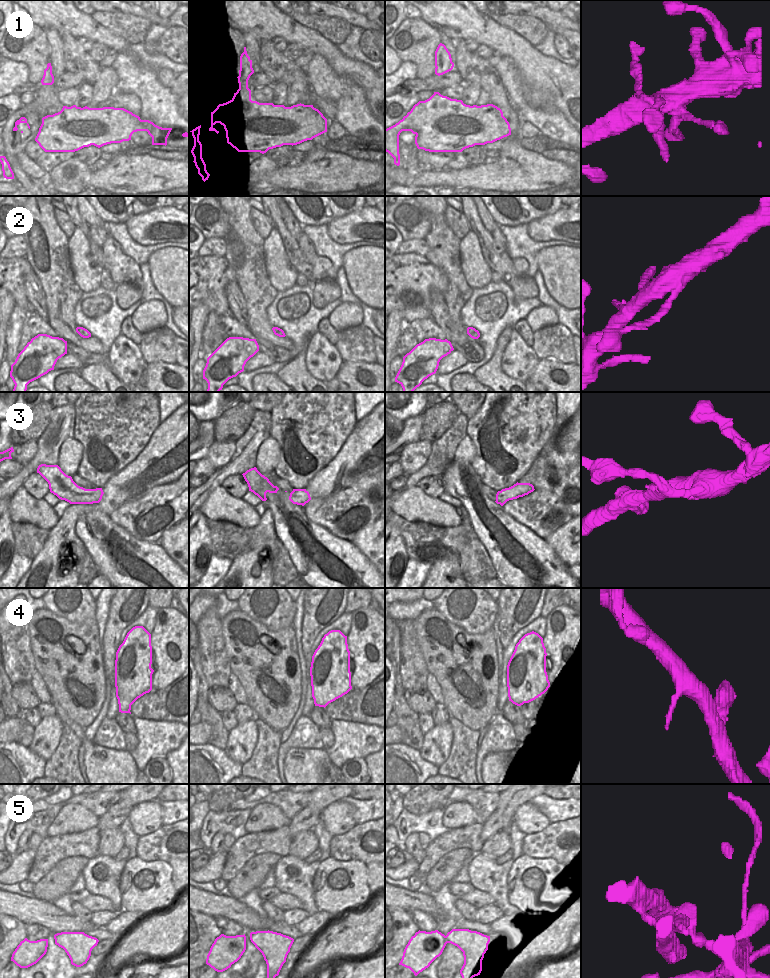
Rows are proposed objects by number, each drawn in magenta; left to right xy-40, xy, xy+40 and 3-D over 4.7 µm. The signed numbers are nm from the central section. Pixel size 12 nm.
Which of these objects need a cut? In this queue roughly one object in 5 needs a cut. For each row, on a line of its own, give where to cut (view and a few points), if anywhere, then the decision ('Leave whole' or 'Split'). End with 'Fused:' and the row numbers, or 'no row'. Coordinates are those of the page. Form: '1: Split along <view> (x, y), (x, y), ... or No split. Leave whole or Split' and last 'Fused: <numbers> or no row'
1: No split. Leave whole
2: No split. Leave whole
3: Split along xy+40 (501, 491), (500, 504). Split
4: No split. Leave whole
5: Split along xy+40 (445, 936), (447, 942). Split
Fused: 3, 5

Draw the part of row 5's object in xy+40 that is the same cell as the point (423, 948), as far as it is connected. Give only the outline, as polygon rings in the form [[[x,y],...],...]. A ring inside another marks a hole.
[[[419,930],[406,945],[399,965],[409,968],[417,976],[442,954],[446,944],[446,936],[438,930]]]

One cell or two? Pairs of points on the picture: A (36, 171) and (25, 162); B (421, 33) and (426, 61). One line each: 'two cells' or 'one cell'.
A: one cell
B: one cell

